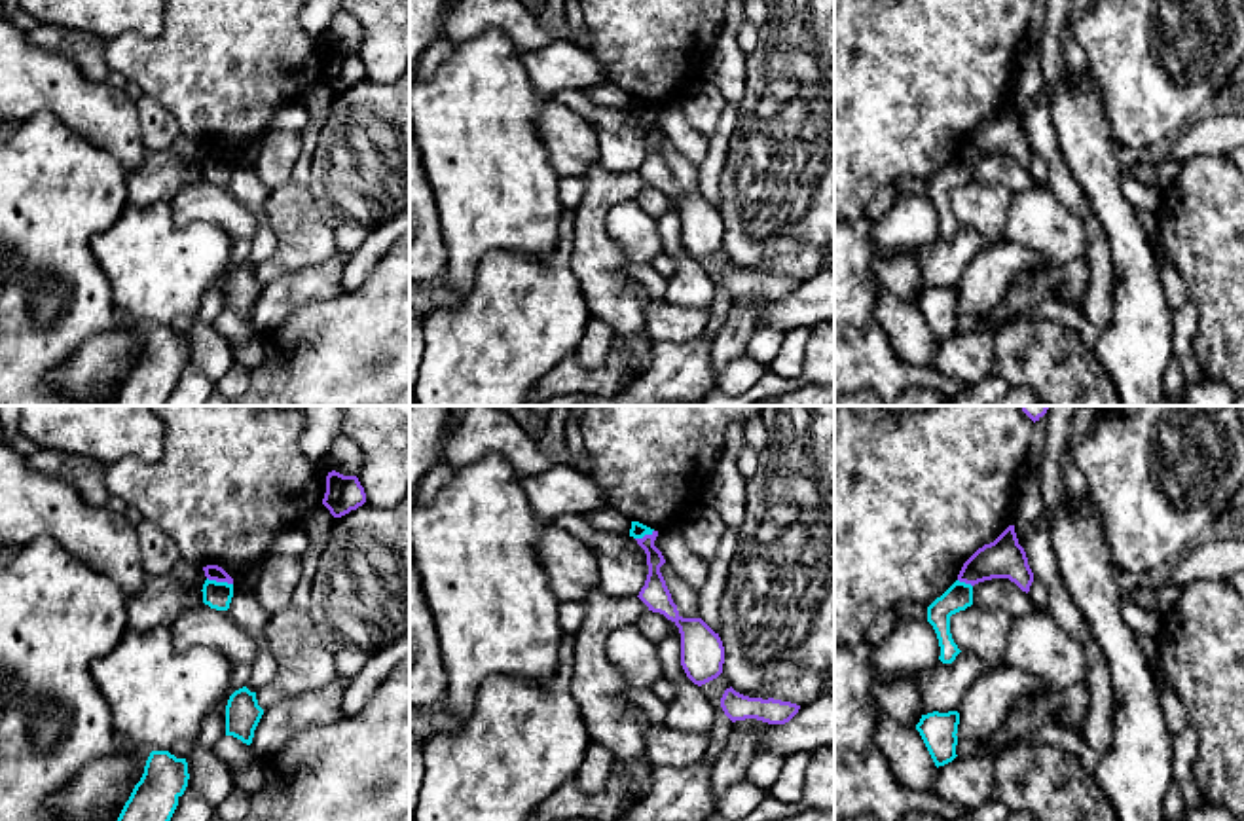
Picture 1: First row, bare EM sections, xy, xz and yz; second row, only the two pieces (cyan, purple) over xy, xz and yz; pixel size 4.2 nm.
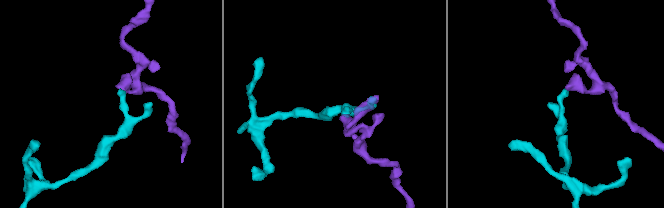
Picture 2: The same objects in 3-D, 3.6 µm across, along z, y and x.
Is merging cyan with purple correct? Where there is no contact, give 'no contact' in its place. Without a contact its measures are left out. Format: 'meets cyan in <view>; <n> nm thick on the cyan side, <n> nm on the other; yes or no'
meets cyan in xy; 110 nm thick on the cyan side, 70 nm on the other; no

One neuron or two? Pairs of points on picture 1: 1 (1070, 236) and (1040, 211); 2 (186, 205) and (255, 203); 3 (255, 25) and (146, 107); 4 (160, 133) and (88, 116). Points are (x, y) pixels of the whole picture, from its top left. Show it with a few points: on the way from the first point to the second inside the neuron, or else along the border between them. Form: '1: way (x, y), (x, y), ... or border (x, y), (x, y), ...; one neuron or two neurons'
1: way (1064, 228), (1047, 218); one neuron
2: border (226, 186), (256, 220), (256, 234), (251, 241); two neurons
3: border (143, 93), (156, 99), (181, 131); two neurons
4: border (135, 103), (141, 141), (146, 150); two neurons

